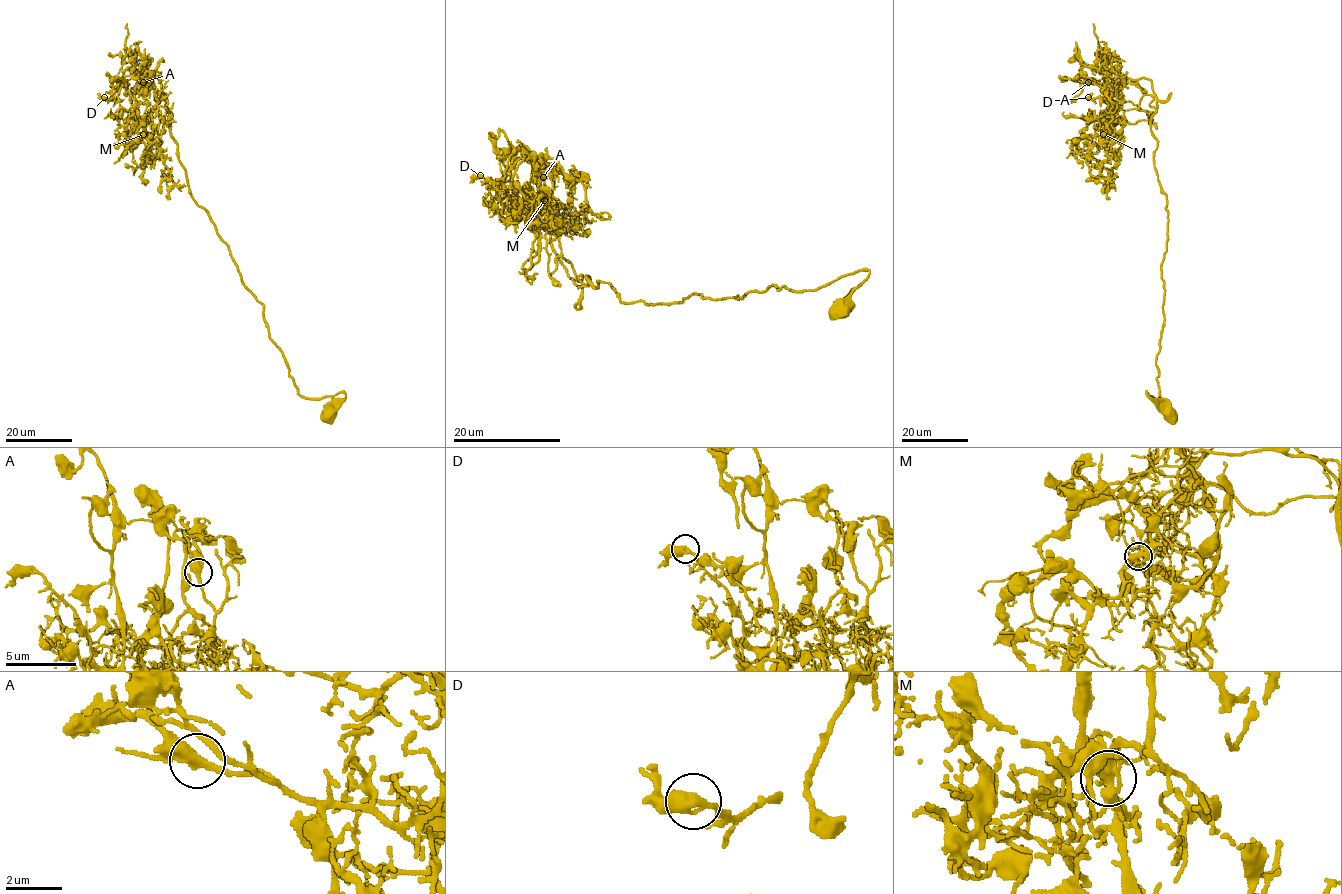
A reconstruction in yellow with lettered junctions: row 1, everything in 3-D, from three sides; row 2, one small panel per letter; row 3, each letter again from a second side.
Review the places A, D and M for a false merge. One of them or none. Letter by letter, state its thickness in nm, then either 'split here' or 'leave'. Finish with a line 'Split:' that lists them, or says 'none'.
A: 440 nm | leave
D: 460 nm | leave
M: 440 nm | leave
Split: none

